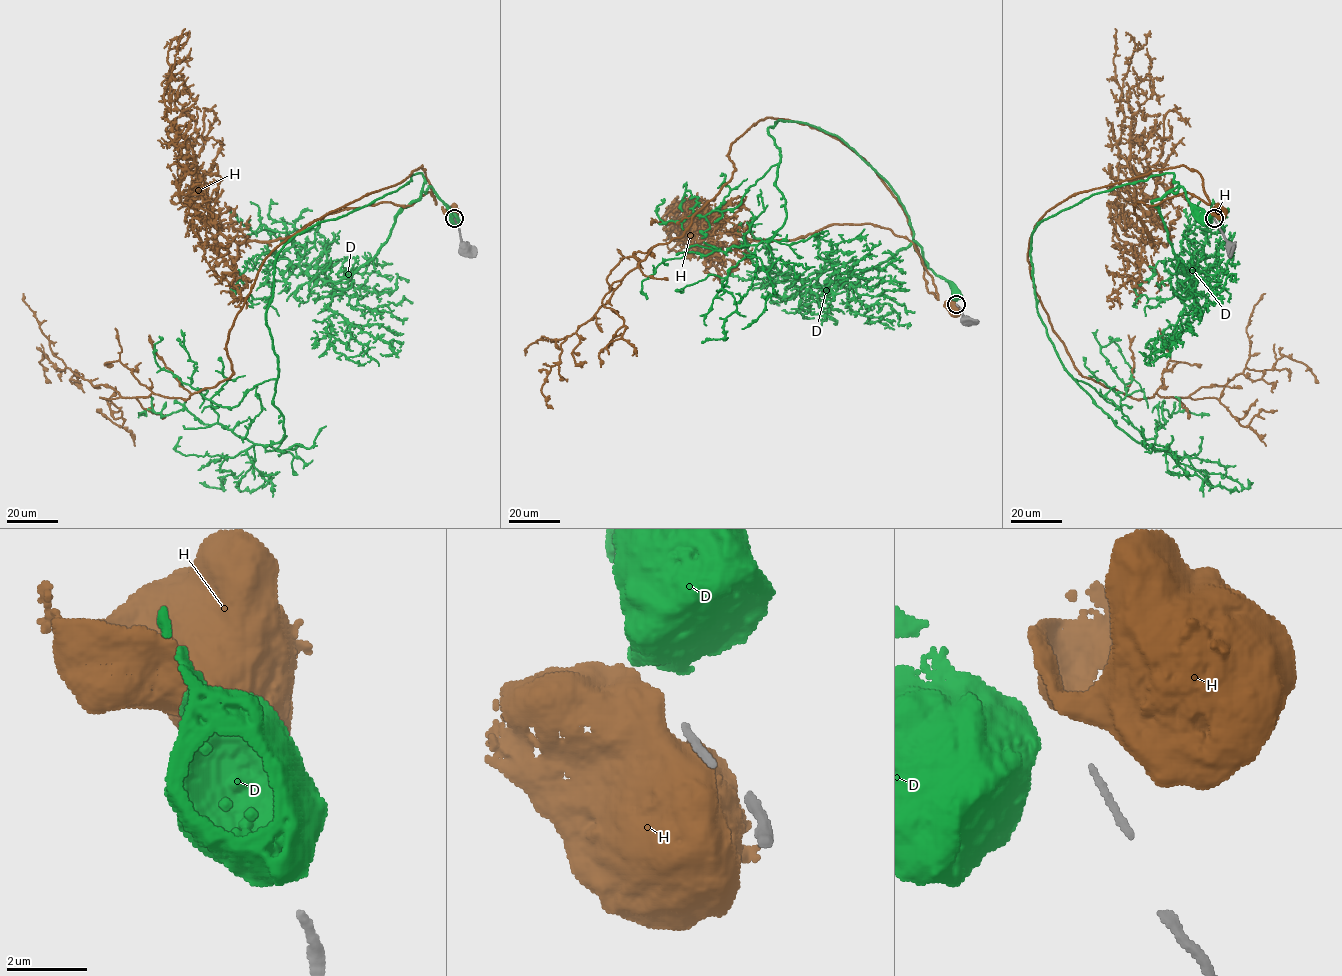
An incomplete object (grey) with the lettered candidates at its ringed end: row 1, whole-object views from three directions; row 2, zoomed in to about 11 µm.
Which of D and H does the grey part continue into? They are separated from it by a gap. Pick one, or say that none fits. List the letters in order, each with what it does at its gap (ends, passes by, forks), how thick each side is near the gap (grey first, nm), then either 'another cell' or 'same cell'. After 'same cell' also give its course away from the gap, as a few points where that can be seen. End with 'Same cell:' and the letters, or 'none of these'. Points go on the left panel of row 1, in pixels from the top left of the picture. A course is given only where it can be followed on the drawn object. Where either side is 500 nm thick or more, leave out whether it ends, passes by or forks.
D: calibres 140 and 700 nm; another cell
H: calibres 140 and 900 nm; another cell
Same cell: none of these

